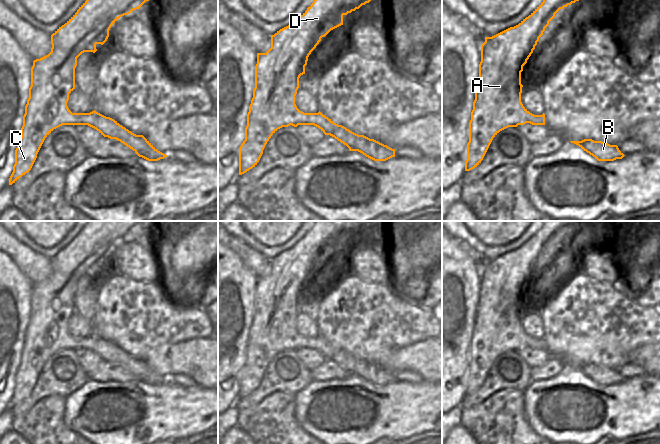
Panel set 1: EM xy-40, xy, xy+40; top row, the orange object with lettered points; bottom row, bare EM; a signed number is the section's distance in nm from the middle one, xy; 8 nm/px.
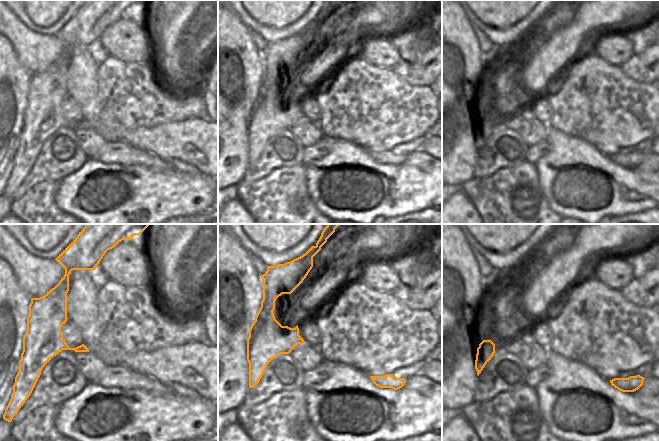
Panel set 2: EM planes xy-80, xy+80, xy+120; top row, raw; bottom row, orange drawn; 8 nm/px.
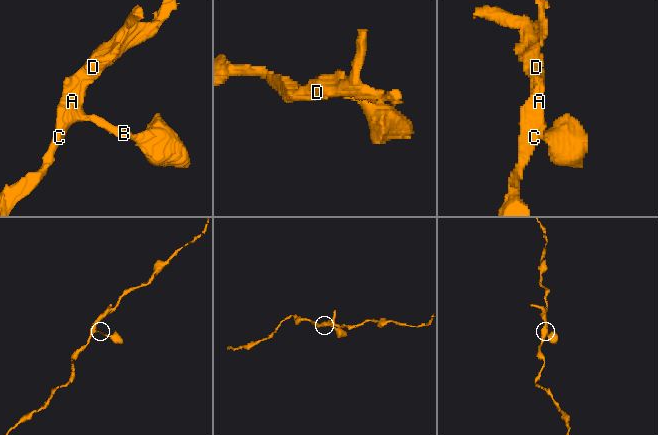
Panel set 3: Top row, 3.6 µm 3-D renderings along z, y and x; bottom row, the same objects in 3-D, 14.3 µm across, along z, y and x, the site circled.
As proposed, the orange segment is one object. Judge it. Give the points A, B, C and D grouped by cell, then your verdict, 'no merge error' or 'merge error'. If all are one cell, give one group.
groups A B C D; no merge error

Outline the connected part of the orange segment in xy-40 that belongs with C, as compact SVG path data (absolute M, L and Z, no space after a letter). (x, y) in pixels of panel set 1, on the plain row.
M88 221L77 236L51 259L51 276L33 285L31 292L31 310L25 330L21 362L15 374L15 388L9 402L9 409L28 397L45 362L62 349L88 349L104 361L116 363L132 373L139 381L148 385L158 385L167 381L158 375L143 359L136 359L110 341L95 334L90 337L72 337L67 326L69 318L75 313L75 292L77 282L84 276L97 275L96 269L103 269L111 250L122 240L139 233L152 221Z

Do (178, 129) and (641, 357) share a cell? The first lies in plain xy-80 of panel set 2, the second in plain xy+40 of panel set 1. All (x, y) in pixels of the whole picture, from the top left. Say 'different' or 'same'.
same

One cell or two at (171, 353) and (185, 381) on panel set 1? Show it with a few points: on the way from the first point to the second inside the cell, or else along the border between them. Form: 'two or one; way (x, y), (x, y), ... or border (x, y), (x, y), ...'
two; border (166, 378), (172, 375), (187, 375), (197, 384)

